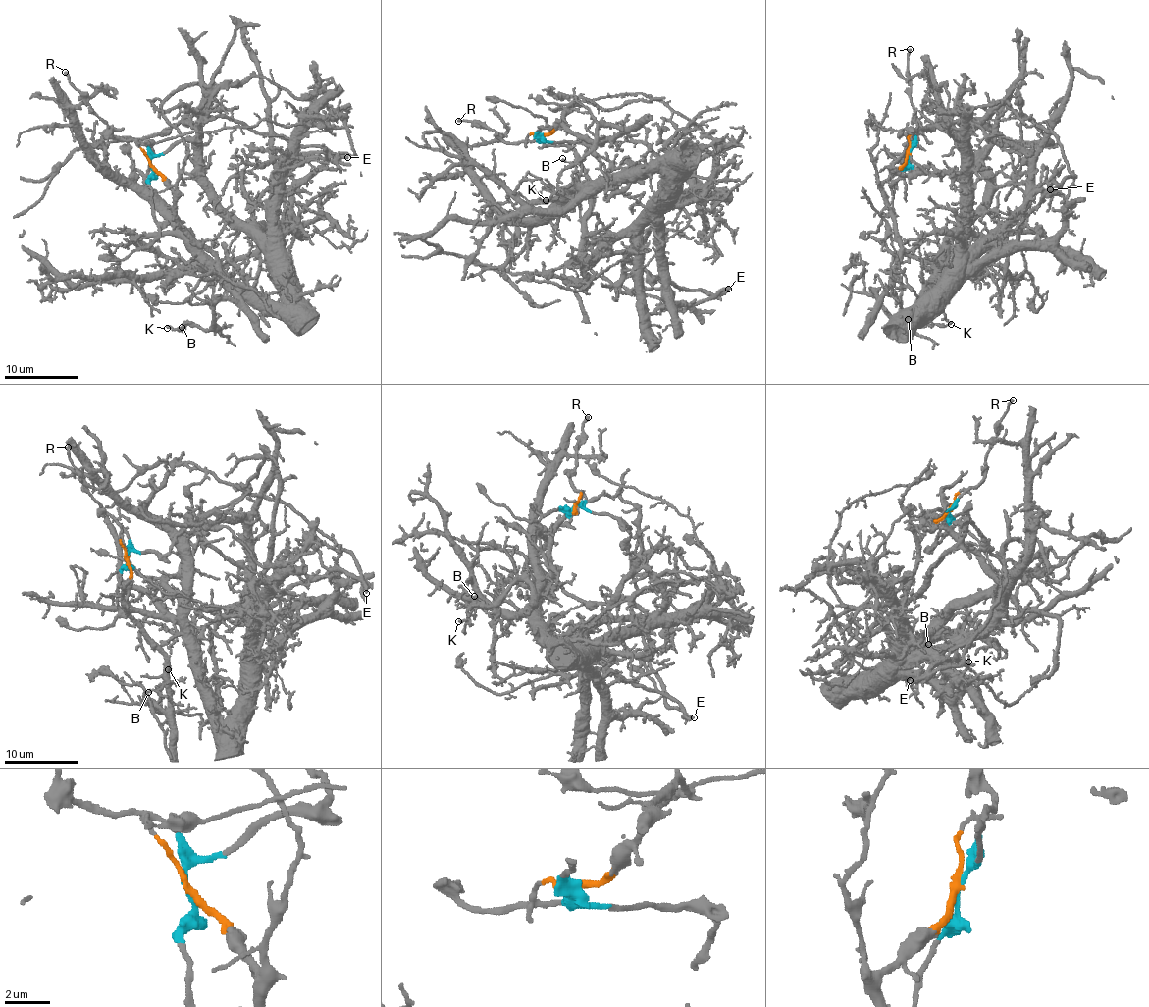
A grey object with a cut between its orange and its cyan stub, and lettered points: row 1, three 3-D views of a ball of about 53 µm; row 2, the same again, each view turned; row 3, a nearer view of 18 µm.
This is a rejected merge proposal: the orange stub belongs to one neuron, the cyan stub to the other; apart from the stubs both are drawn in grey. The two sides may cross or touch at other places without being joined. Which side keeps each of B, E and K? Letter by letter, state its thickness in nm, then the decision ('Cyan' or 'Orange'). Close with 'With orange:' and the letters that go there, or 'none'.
B: Thickness 160 nm. Orange
E: Thickness 280 nm. Cyan
K: Thickness 180 nm. Orange
With orange: B, K

